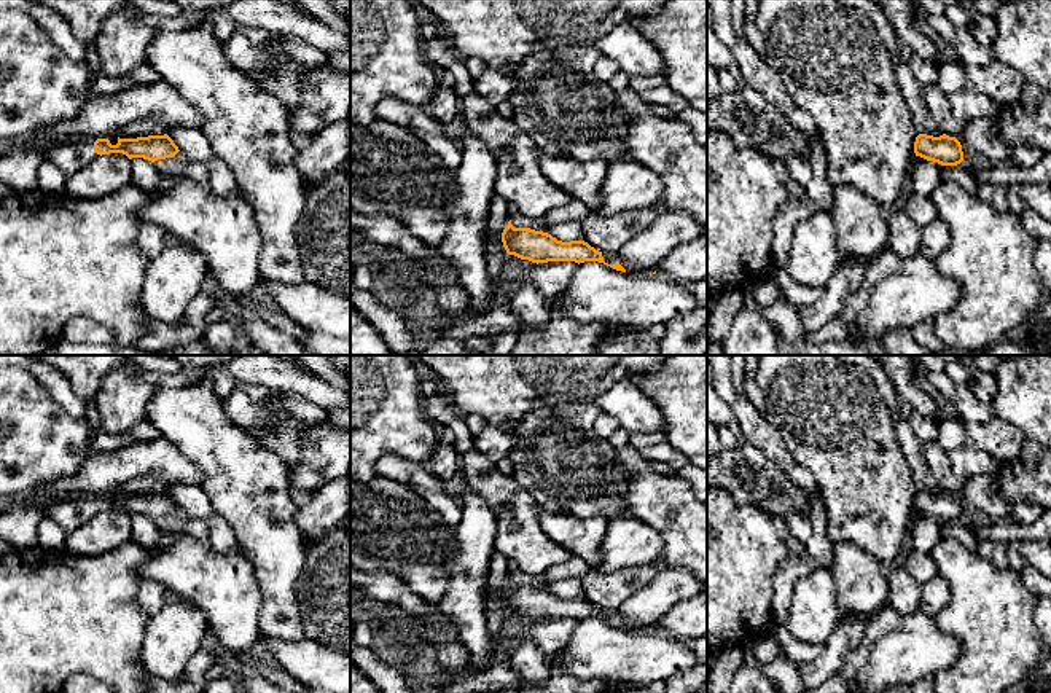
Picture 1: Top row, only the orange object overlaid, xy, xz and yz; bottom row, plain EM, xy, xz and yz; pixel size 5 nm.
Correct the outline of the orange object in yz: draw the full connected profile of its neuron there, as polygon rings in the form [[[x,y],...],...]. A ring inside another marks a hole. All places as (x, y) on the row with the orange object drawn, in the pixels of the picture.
[[[919,134],[914,142],[914,153],[941,166],[957,166],[963,161],[960,142],[946,134],[940,137]]]

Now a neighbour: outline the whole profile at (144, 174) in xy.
[[[131,159],[131,180],[142,190],[159,193],[161,174],[148,159]]]

